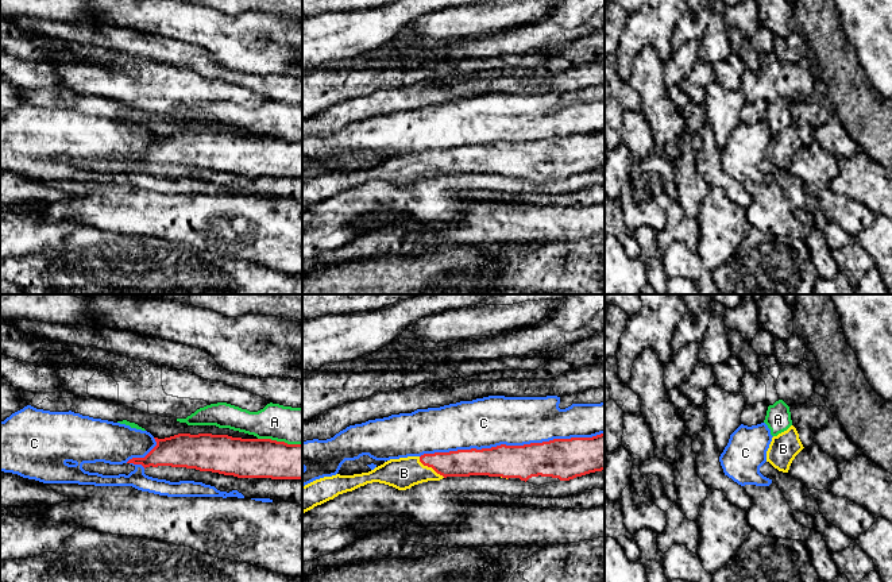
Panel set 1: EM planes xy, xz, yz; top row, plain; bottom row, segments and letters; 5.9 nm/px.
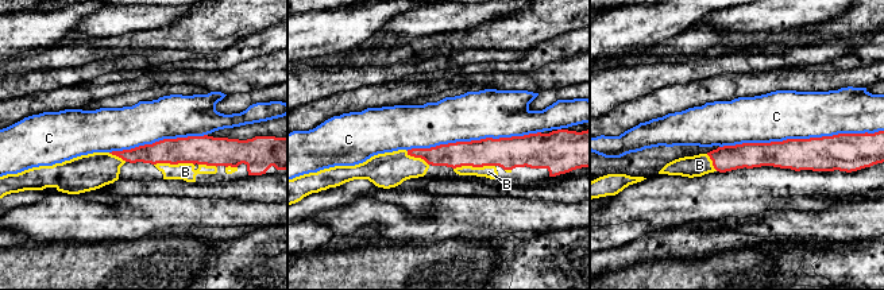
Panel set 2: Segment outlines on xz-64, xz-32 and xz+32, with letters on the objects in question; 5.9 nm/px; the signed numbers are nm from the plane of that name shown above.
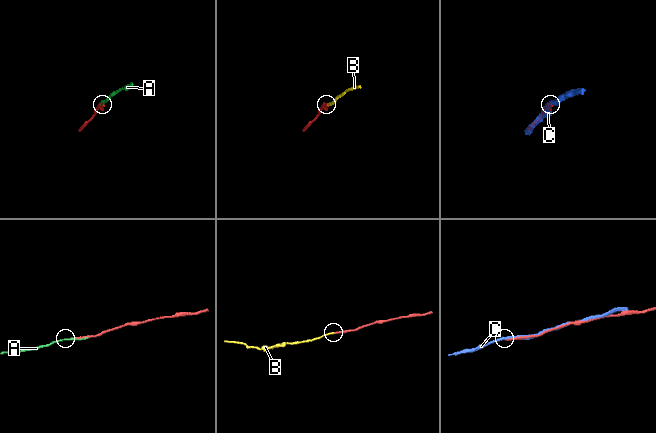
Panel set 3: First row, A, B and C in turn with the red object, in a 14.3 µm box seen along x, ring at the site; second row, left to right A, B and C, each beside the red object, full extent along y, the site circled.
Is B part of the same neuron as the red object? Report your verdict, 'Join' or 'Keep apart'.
Join

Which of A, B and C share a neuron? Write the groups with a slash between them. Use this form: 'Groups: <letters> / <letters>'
Groups: A / B / C

